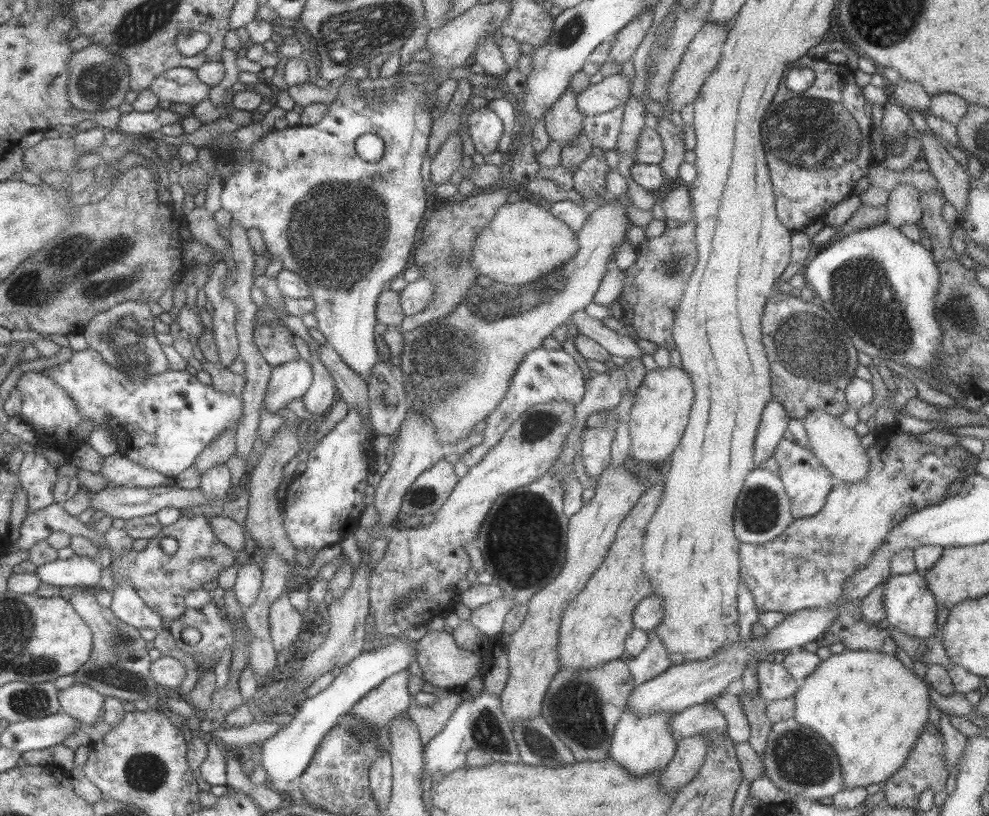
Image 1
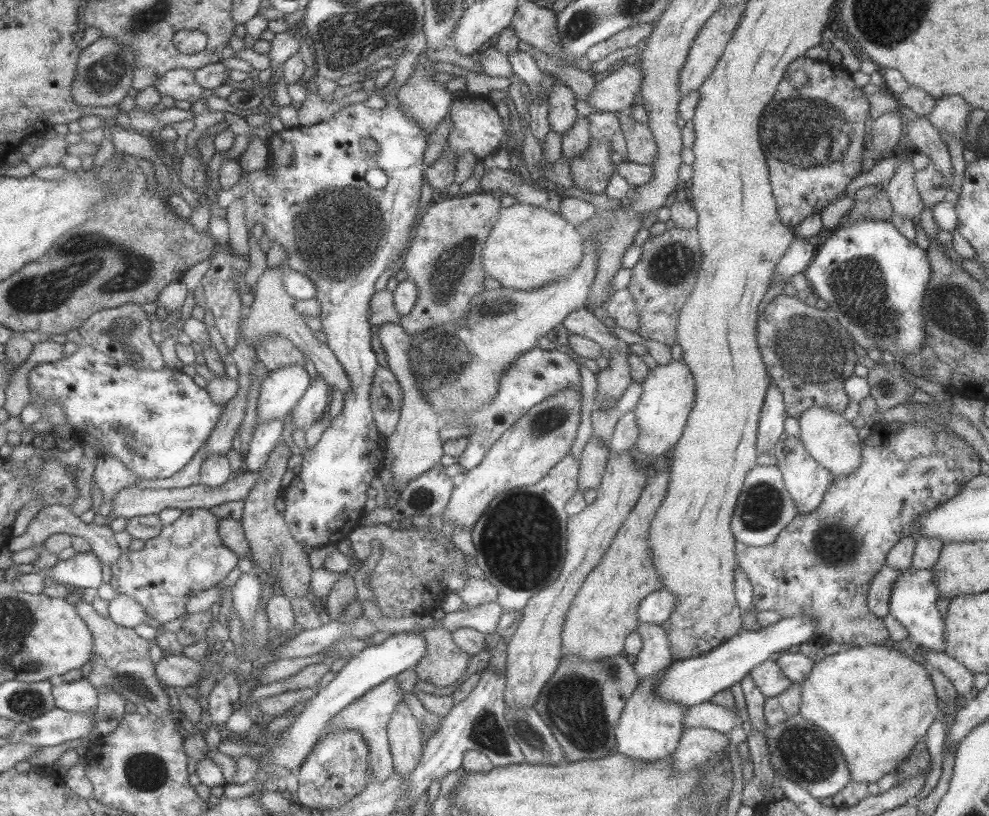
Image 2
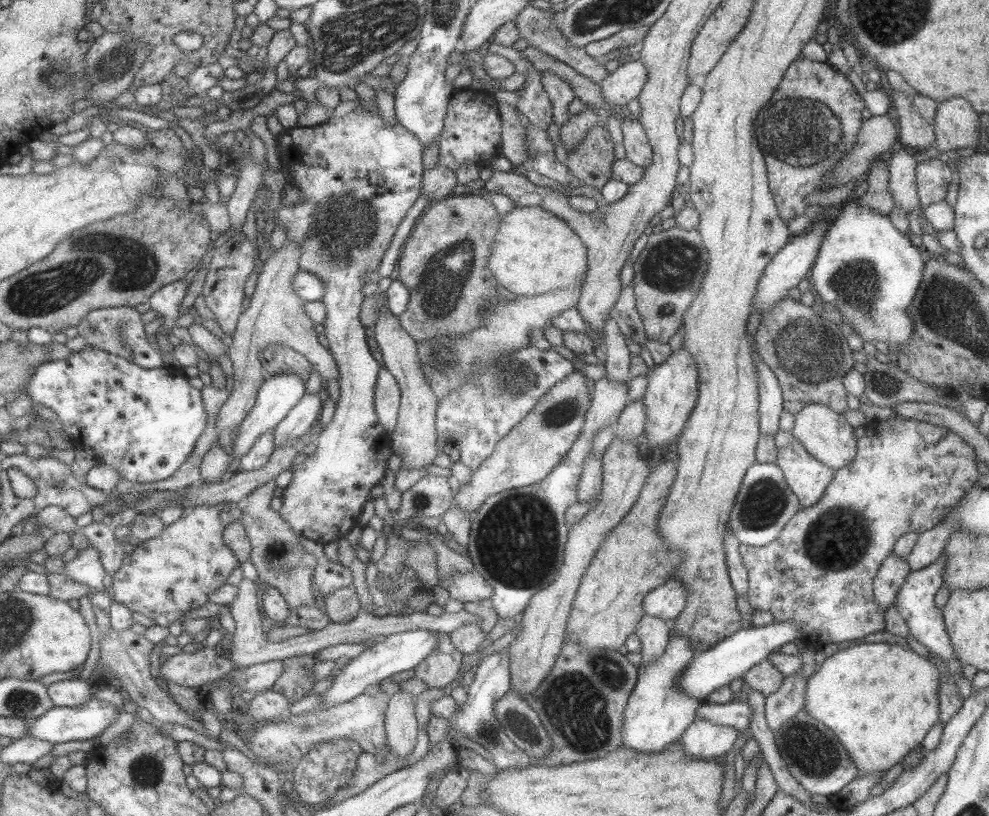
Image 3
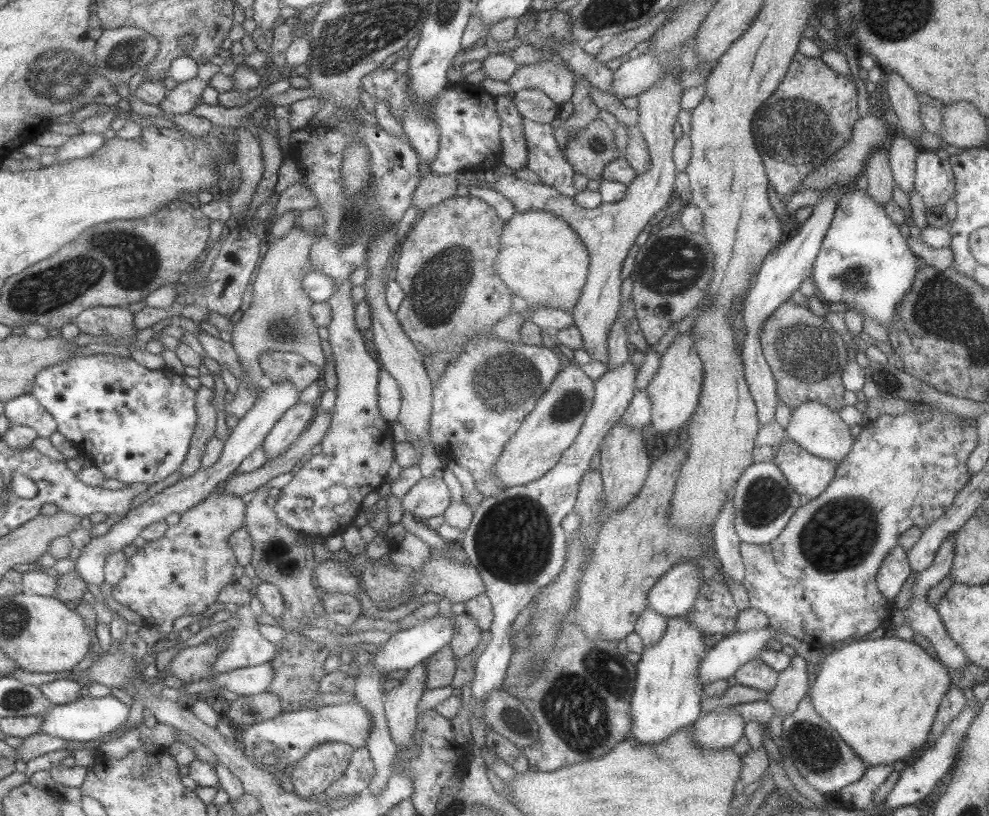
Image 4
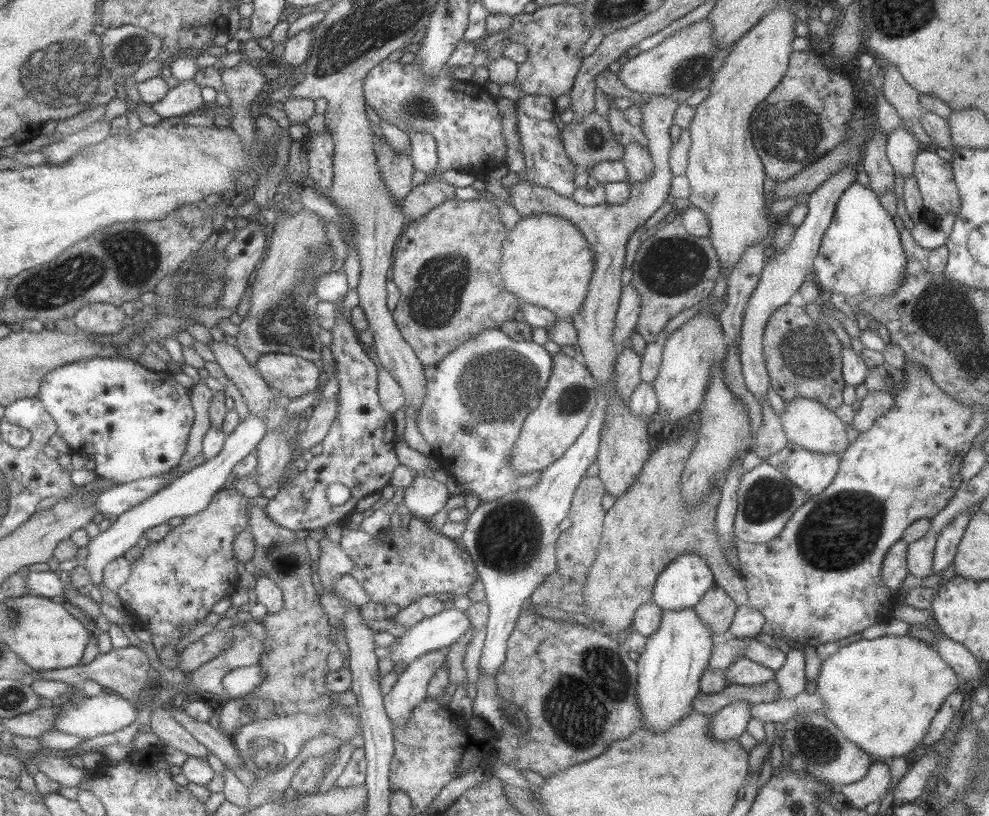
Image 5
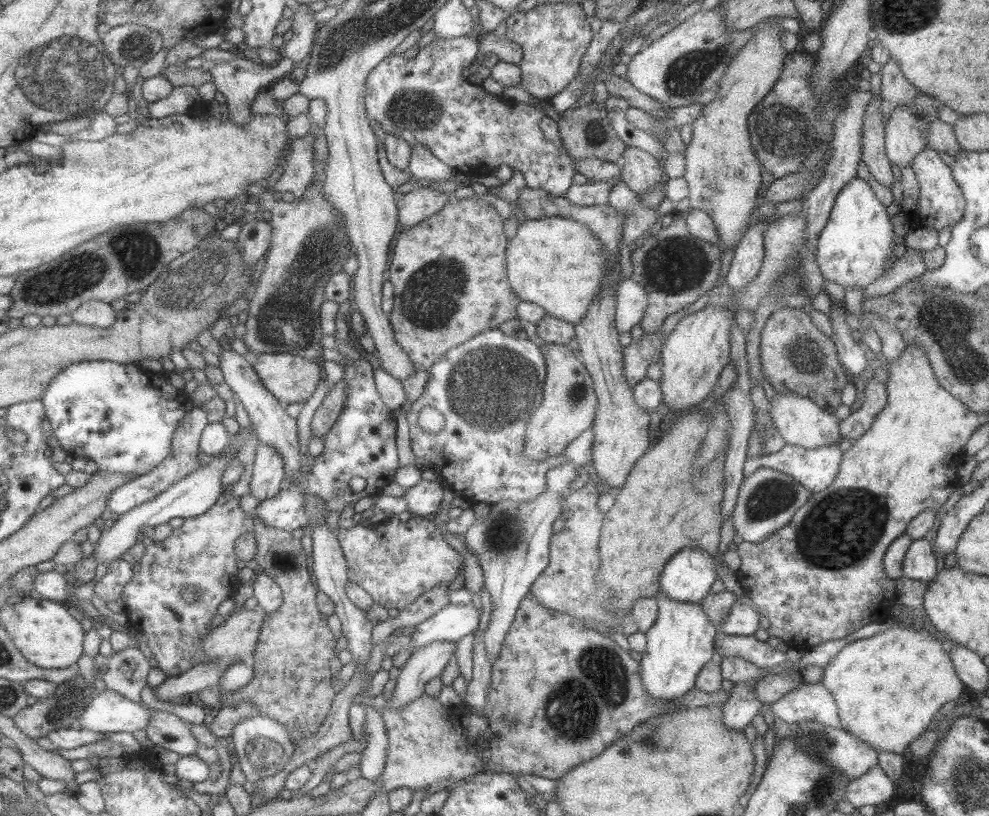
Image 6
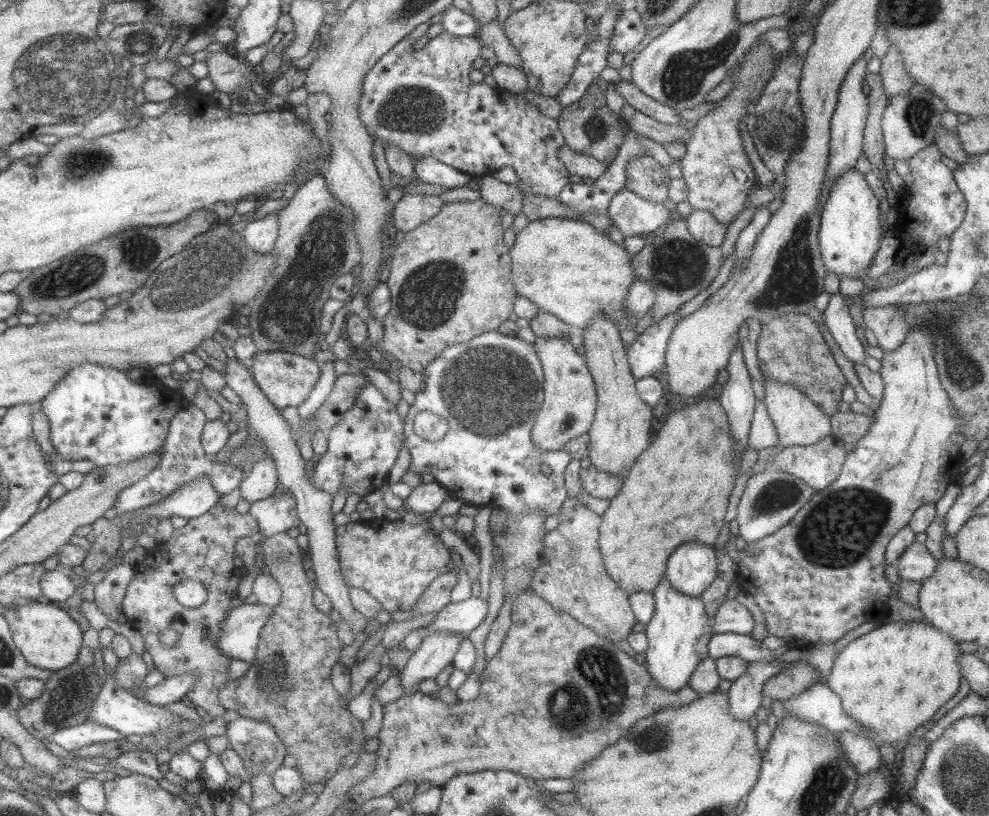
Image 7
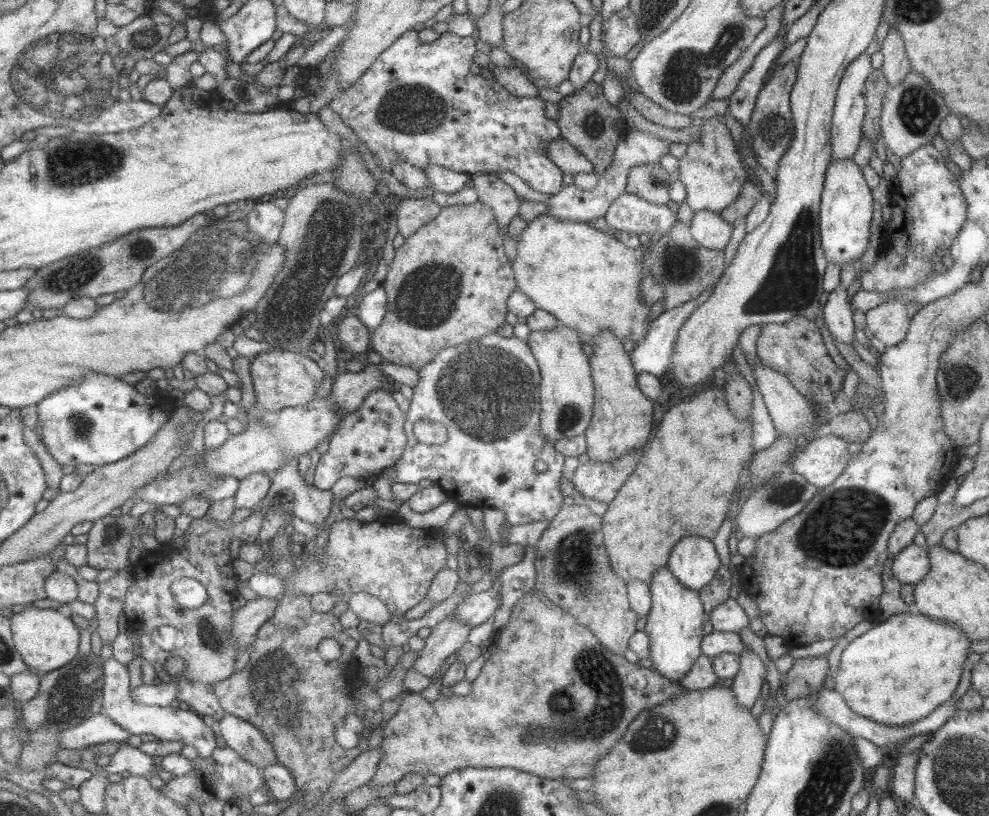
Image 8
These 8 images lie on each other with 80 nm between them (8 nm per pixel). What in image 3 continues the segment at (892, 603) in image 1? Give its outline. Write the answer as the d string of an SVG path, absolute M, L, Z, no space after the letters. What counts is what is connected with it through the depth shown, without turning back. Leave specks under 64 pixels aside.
M941 553L939 558L931 564L919 570L909 570L903 584L900 586L893 606L908 626L908 632L919 641L923 648L932 654L939 656L942 660L956 658L952 644L950 643L941 611L933 605L933 595L937 589L944 584L943 573L945 570L945 554Z

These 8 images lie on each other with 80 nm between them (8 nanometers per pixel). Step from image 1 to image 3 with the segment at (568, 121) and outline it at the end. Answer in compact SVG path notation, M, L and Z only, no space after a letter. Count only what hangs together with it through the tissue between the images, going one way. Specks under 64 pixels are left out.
M541 72L540 81L552 104L552 120L561 126L568 119L567 104L576 97L573 89L568 82L551 72Z

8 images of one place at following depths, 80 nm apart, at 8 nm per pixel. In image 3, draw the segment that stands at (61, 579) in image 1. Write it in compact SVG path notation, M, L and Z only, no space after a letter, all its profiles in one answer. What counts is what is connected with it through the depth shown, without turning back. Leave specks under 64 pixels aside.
M91 546L77 552L73 560L64 564L64 572L61 573L72 578L75 582L88 586L89 589L105 590L101 582L103 582L106 572L99 560L99 552Z

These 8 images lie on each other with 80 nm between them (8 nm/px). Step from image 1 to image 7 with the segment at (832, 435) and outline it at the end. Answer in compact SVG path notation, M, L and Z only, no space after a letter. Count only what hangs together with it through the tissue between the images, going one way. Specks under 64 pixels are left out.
M765 378L762 385L764 390L762 404L776 428L779 446L812 445L825 435L831 435L830 418L792 385L772 378Z

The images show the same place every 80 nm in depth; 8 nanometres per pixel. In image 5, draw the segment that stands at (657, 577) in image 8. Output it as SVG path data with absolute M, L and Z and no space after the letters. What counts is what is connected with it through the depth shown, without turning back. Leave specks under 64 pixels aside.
M694 607L683 610L663 609L659 626L646 636L644 649L636 661L638 707L642 712L642 726L662 731L677 719L692 713L690 702L700 691L698 682L709 664L712 653L712 630L697 616Z

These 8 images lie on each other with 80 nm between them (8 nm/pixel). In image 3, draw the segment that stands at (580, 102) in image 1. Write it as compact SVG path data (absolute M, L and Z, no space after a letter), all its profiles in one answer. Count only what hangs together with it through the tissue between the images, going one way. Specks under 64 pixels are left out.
M622 59L618 68L600 82L603 98L607 102L625 107L632 98L638 96L648 79L647 70L639 61Z

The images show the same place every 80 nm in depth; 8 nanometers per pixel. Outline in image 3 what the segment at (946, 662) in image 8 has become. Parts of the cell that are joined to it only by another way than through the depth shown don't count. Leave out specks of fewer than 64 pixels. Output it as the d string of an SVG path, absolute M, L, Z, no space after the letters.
M887 642L858 643L825 657L819 669L806 679L805 709L813 718L821 721L841 742L851 762L857 768L857 776L885 772L915 748L920 746L927 730L938 721L938 692L940 677L931 661L911 650L908 645Z

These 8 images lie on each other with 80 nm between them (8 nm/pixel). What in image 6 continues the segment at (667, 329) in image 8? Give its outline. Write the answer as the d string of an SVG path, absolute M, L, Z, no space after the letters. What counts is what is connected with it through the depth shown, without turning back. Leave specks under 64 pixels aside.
M644 334L639 342L632 342L622 348L623 370L627 384L633 388L637 382L645 378L647 367L652 360L660 361L661 334Z

